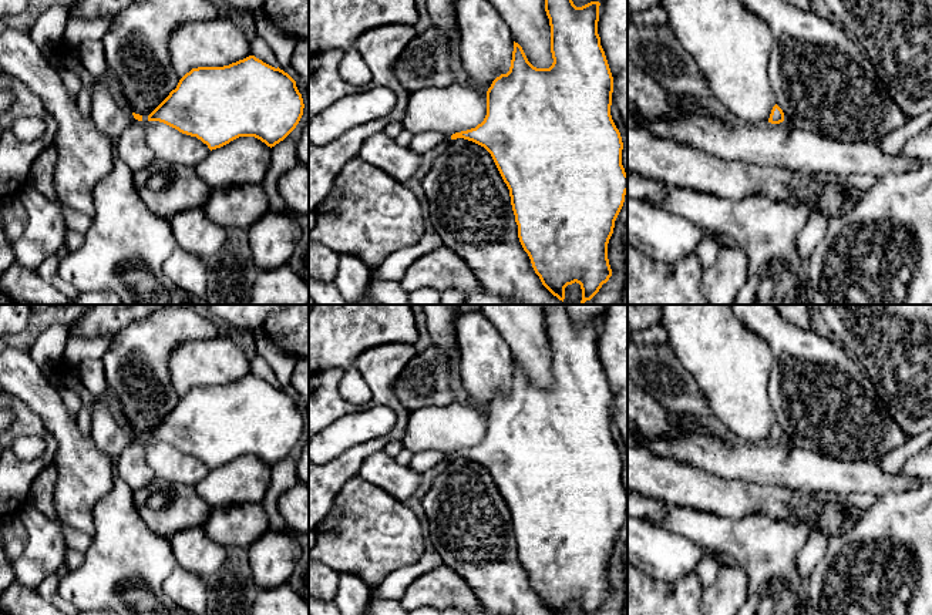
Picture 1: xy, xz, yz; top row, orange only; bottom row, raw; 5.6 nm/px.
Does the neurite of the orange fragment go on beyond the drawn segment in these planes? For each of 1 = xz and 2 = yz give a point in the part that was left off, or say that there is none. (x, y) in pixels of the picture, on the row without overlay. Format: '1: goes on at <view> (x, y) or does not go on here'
1: goes on at xz (421, 461)
2: does not go on here

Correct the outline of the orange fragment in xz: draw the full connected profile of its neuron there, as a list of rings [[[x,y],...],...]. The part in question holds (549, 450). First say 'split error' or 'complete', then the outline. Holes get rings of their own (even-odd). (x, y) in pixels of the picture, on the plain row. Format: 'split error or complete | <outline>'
split error | [[[545,305],[552,384],[534,386],[514,360],[509,390],[497,396],[488,407],[487,434],[481,443],[448,456],[421,451],[410,461],[410,468],[423,474],[440,461],[464,457],[491,473],[509,508],[519,561],[542,604],[554,615],[565,615],[565,606],[575,601],[581,604],[582,615],[595,615],[609,599],[608,562],[627,511],[627,493],[622,484],[623,461],[610,434],[613,396],[598,353],[599,325],[599,320],[591,320],[576,326],[565,305]]]

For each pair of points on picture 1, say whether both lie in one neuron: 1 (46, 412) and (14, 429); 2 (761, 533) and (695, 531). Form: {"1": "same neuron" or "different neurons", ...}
{"1": "different neurons", "2": "same neuron"}

